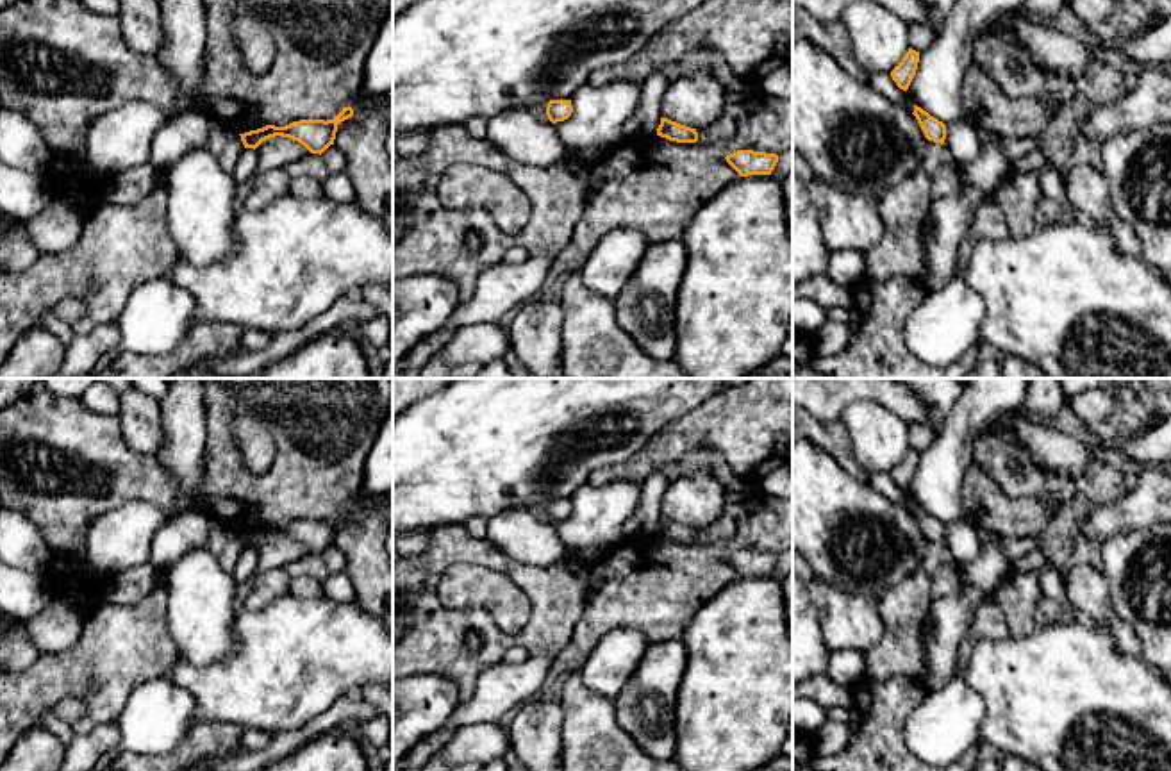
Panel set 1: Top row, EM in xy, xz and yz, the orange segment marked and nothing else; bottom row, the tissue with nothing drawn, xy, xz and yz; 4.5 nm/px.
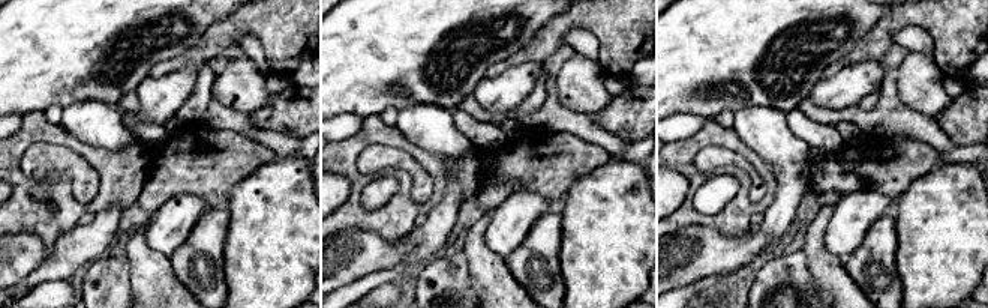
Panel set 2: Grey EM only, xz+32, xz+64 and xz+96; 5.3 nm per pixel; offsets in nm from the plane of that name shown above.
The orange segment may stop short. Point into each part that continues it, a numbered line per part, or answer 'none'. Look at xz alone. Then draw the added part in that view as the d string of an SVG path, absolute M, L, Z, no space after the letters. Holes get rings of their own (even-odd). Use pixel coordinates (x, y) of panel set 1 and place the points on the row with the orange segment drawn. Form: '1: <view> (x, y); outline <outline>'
none

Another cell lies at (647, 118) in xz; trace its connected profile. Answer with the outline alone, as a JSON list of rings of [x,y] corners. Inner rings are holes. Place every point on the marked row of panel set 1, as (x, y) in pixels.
[[[660,71],[652,73],[643,82],[639,105],[623,125],[625,139],[657,134],[660,125],[660,102],[668,87],[669,80]]]

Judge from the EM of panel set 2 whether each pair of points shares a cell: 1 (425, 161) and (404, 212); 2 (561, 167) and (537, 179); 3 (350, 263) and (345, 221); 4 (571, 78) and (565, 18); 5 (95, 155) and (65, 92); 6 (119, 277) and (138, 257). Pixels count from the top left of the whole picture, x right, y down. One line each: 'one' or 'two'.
1: one
2: one
3: two
4: two
5: two
6: two

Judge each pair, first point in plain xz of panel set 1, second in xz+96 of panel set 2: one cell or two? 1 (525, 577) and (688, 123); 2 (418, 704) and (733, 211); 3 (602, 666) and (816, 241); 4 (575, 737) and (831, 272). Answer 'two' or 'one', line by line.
1: two
2: two
3: two
4: one

